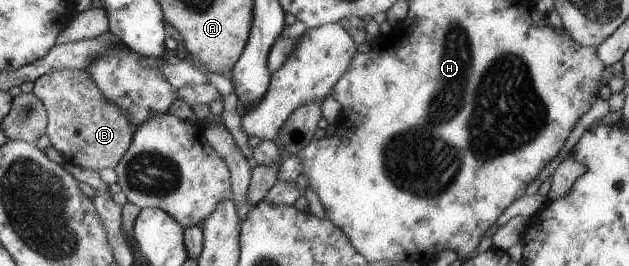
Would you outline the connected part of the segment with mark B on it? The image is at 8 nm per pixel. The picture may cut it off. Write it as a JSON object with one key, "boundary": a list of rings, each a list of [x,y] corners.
{"boundary":[[[52,69],[37,79],[33,91],[48,109],[46,135],[67,162],[96,172],[115,167],[131,143],[134,125],[124,109],[102,96],[85,70]]]}

